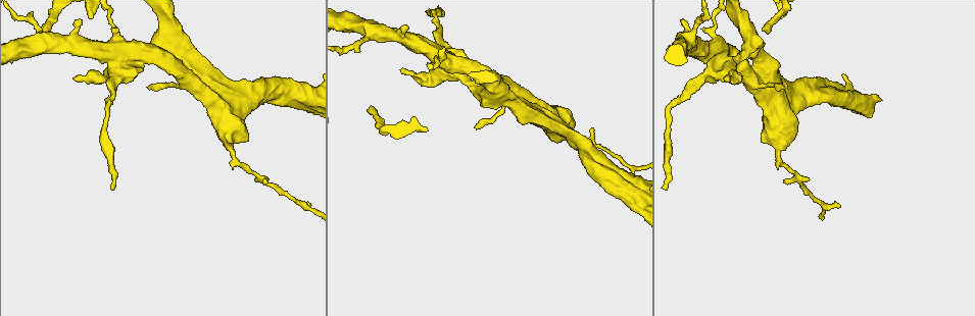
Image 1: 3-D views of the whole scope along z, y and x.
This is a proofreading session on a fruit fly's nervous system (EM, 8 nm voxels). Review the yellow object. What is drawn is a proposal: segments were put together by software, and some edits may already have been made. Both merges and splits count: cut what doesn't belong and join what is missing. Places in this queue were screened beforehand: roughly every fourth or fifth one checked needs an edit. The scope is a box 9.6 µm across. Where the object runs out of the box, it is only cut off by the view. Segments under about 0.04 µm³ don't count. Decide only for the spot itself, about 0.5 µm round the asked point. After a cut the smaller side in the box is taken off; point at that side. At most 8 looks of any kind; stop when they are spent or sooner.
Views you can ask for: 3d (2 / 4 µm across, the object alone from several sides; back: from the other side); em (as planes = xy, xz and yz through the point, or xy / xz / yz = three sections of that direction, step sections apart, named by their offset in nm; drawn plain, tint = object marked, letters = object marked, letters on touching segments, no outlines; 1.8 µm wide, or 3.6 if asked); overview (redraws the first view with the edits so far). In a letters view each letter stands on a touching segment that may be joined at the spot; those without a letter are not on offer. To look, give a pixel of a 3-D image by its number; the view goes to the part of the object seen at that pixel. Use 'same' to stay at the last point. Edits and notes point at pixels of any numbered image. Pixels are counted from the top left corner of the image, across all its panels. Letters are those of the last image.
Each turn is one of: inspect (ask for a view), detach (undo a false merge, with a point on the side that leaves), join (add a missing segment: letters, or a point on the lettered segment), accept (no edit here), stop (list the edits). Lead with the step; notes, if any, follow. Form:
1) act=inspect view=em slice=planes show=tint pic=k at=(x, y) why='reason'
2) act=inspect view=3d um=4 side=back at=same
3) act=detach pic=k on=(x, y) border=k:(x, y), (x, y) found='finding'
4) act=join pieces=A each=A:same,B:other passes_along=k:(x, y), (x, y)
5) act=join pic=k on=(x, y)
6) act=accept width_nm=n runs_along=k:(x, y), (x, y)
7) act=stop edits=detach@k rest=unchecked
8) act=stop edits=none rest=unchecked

act=inspect view=em um=3.6 slice=planes show=tint pic=1 at=(589, 156) why='a fork'

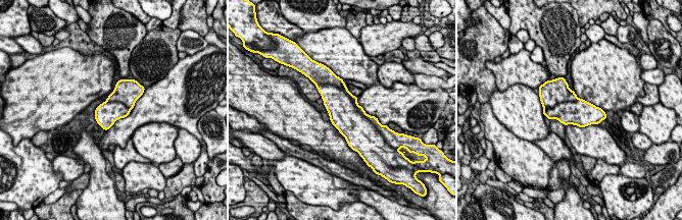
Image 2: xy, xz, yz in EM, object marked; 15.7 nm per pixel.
act=inspect view=em um=3.6 slice=planes show=letters at=same

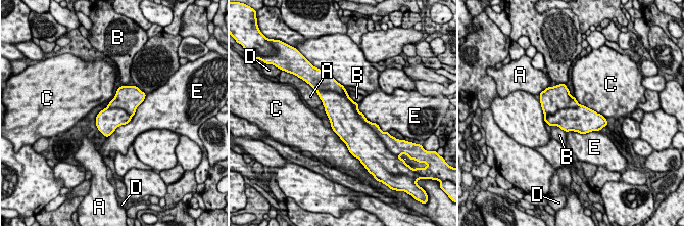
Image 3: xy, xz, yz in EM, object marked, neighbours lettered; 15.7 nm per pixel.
act=detach pic=3 on=(338, 88) longest_contact=E:900nm each=A:other,B:other,C:other,D:other,E:other border=3:(316, 90), (342, 94), (374, 132) found='two cells meet here'

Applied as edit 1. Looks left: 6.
act=inspect view=overview why='redraw'

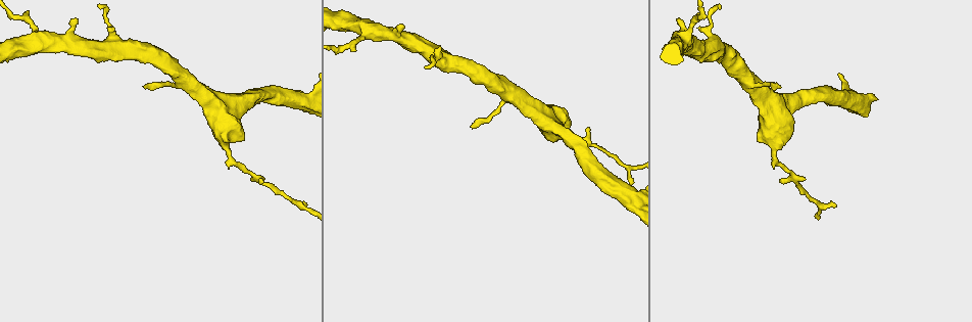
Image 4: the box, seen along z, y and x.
act=inspect view=3d um=4 side=back pic=4 at=(77, 19) why='free end'

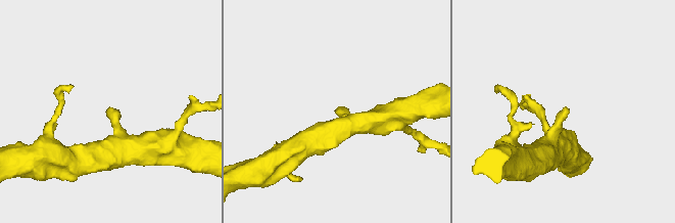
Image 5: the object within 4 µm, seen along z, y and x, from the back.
act=inspect view=em slice=planes show=letters pic=5 at=(568, 109)

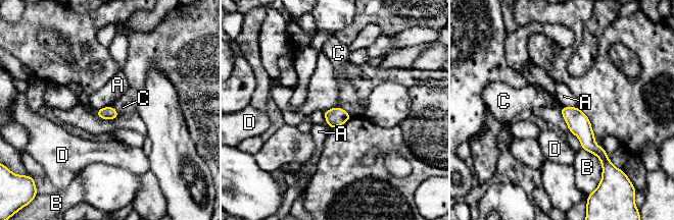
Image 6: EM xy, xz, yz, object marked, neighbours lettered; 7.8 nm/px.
act=accept each=A:other,B:other,C:other,D:other border=6:(562, 106), (576, 107) found='none of them fits'

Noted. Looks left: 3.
act=stop edits=detach@3 rest=unchecked

